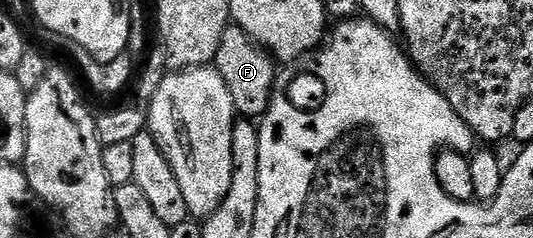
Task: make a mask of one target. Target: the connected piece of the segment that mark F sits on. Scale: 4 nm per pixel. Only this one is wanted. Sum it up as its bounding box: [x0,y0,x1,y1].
[213,25,277,121]

